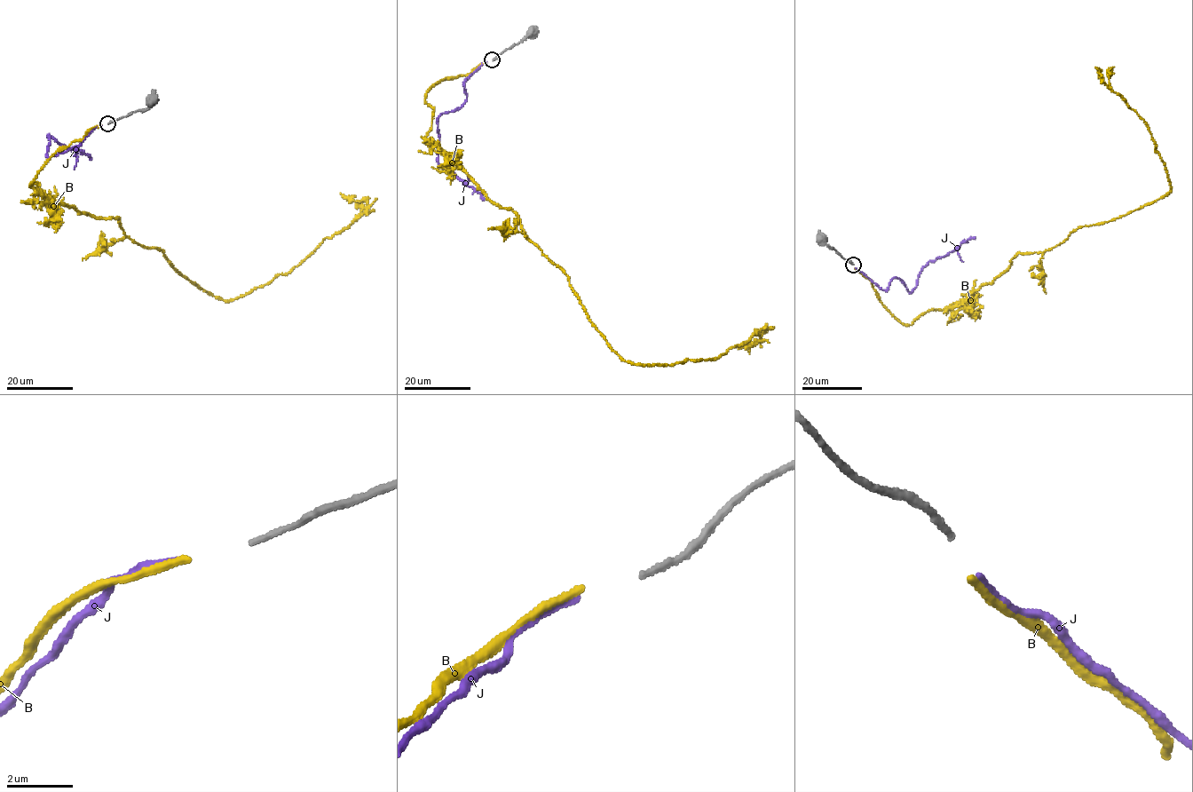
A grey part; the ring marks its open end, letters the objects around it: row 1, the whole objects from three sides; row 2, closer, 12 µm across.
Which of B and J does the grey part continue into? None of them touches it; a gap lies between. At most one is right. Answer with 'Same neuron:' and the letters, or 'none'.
Same neuron: B

